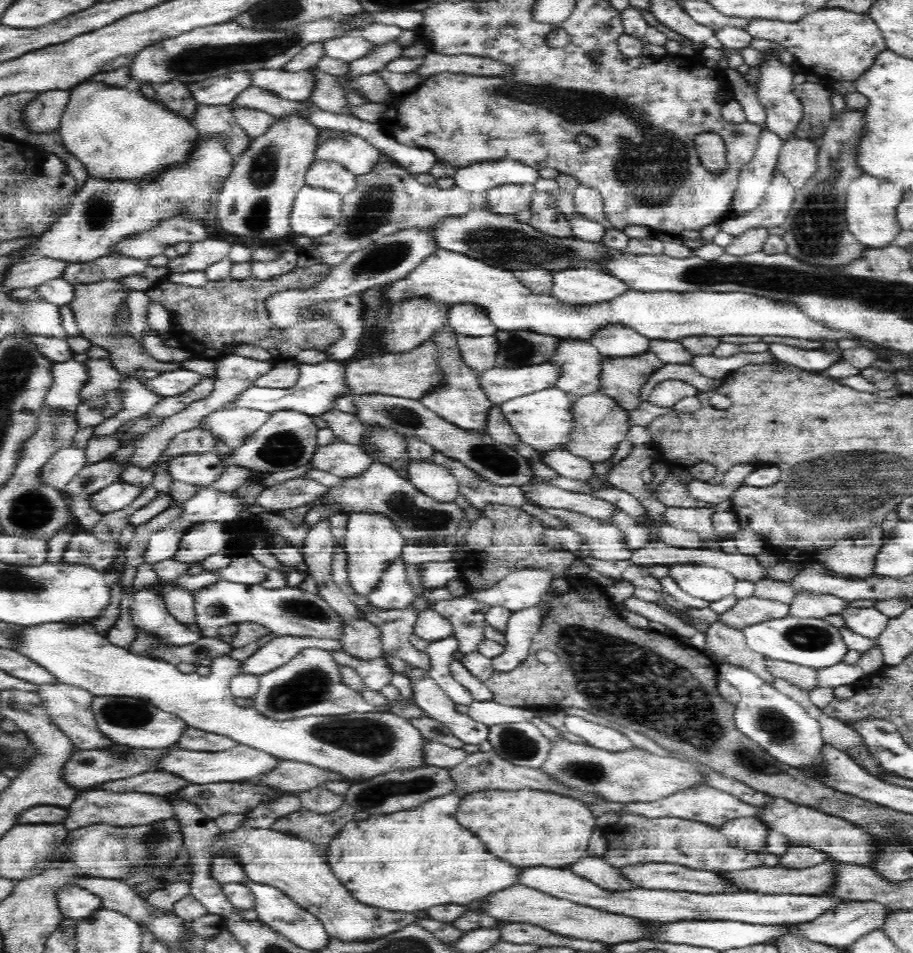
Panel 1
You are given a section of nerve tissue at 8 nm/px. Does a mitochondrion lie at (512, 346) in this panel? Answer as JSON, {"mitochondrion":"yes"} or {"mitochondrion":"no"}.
{"mitochondrion":"yes"}

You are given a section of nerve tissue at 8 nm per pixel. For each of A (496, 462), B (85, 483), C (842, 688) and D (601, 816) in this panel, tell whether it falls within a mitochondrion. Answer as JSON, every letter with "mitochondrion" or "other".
{"A":"mitochondrion","B":"mitochondrion","C":"other","D":"other"}

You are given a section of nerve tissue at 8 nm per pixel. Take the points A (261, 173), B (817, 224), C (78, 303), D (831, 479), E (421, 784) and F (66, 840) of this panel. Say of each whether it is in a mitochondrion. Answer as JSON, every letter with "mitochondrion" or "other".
{"A":"mitochondrion","B":"mitochondrion","C":"other","D":"mitochondrion","E":"mitochondrion","F":"other"}

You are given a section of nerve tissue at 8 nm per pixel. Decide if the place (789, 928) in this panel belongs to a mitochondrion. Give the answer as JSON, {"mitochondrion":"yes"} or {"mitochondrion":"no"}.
{"mitochondrion":"no"}

